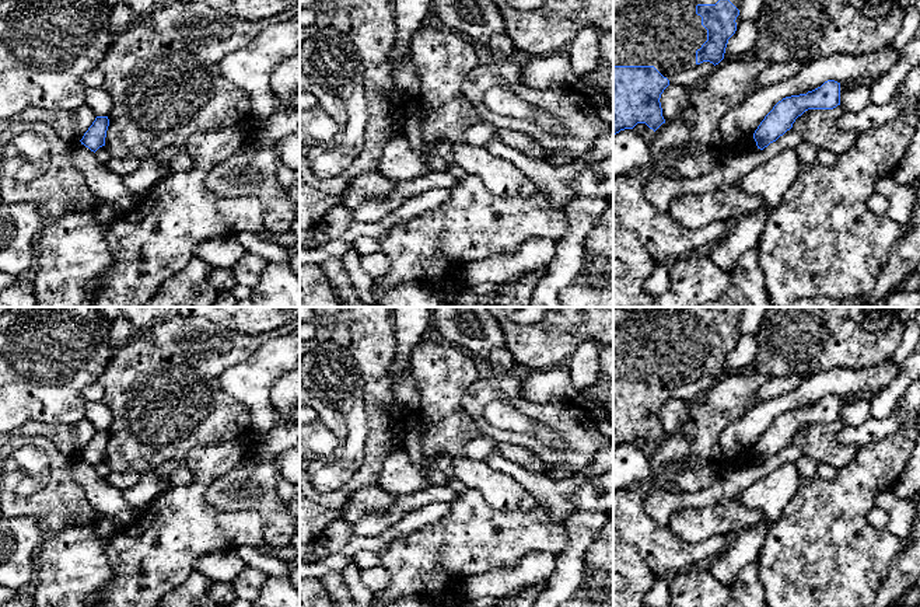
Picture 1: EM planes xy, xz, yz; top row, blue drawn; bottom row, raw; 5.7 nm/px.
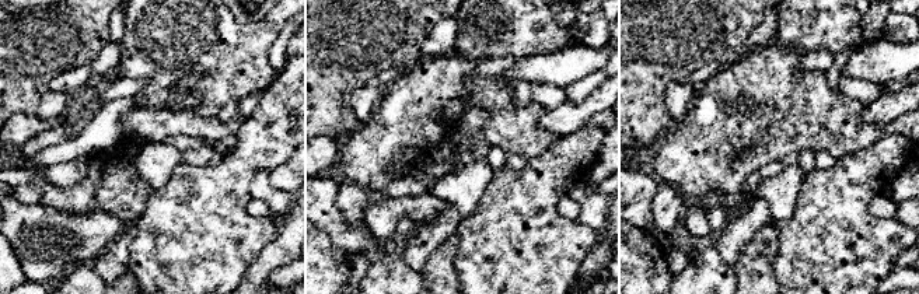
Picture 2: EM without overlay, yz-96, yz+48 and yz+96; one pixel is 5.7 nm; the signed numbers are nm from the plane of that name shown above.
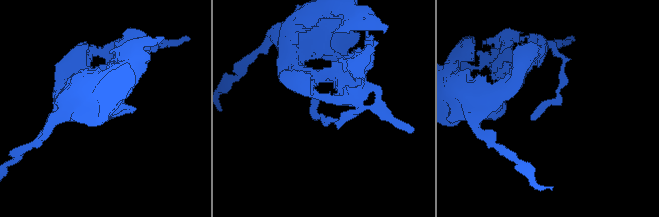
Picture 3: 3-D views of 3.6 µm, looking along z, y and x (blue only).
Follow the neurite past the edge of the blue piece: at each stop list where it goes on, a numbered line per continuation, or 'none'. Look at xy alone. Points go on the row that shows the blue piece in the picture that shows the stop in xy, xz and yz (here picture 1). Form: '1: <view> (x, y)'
none

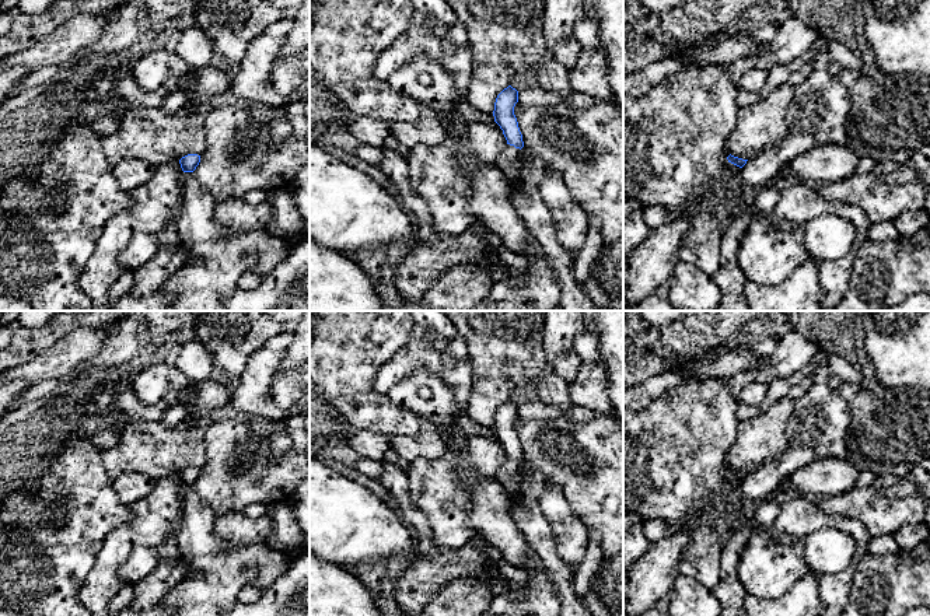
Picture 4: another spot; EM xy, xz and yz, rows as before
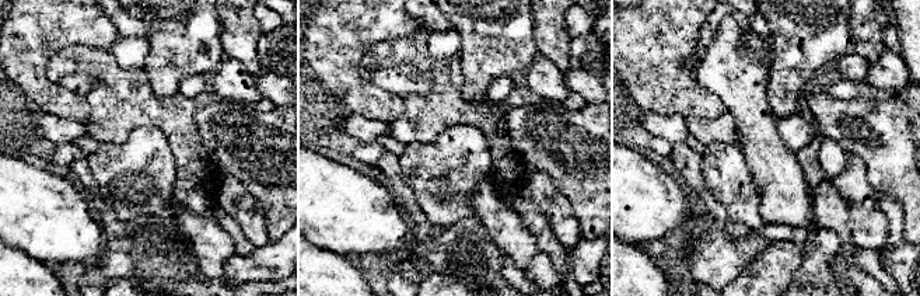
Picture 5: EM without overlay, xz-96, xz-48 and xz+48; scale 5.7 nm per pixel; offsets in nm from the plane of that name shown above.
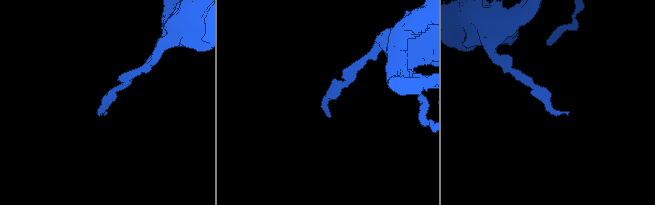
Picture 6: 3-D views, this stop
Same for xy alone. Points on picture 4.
none

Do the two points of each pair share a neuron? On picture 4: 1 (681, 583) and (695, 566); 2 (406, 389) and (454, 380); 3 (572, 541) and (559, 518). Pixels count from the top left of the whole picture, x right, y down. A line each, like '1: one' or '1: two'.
1: two
2: two
3: one

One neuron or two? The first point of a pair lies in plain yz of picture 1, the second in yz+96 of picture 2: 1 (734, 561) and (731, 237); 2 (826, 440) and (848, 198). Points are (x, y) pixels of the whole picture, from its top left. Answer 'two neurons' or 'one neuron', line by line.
1: one neuron
2: two neurons

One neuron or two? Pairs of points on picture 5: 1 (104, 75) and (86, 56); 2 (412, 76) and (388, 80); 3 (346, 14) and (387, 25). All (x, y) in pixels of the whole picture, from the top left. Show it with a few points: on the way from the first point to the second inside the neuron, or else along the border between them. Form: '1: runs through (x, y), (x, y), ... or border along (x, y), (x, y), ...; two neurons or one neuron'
1: runs through (100, 70), (90, 61); one neuron
2: runs through (406, 79), (394, 79); one neuron
3: runs through (356, 14), (377, 16); one neuron

